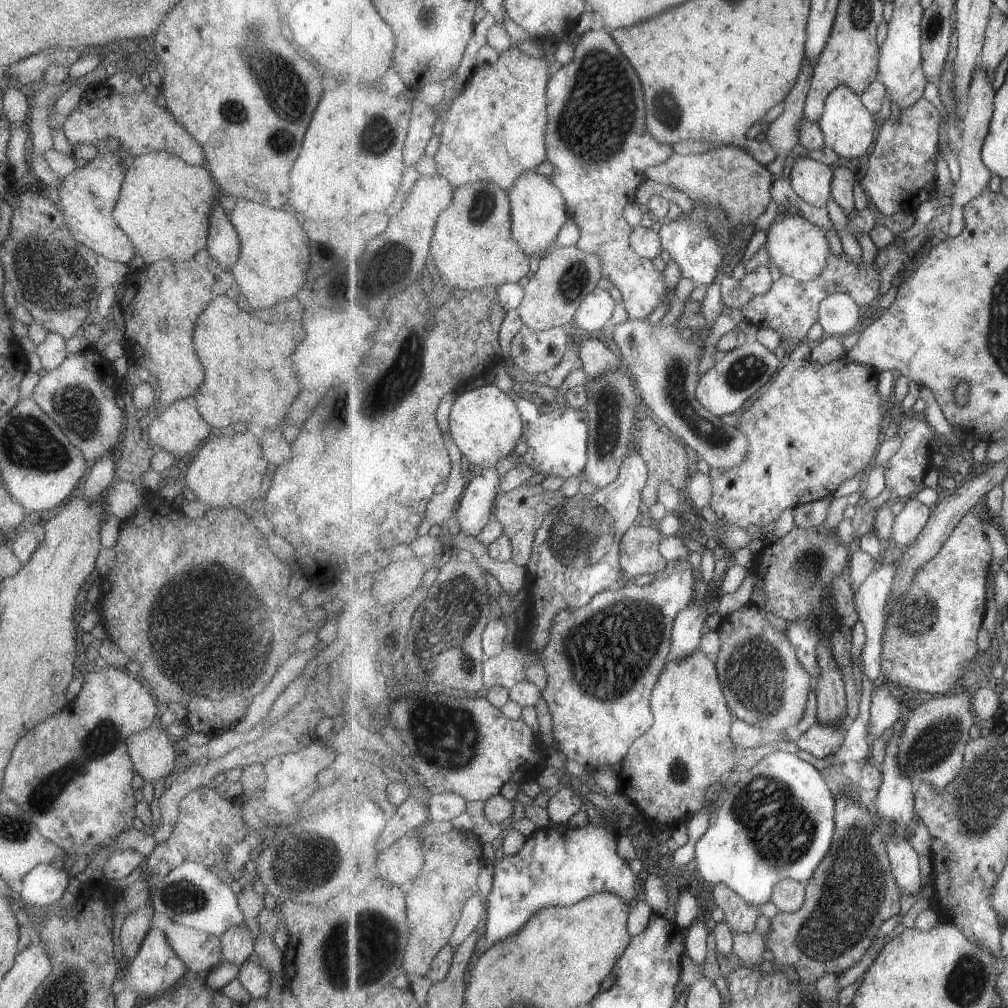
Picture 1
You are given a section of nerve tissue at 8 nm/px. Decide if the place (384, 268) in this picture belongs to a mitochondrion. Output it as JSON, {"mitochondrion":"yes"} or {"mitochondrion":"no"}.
{"mitochondrion":"yes"}

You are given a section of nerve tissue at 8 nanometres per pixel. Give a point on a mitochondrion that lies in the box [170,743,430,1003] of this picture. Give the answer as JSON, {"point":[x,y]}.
{"point":[360,951]}

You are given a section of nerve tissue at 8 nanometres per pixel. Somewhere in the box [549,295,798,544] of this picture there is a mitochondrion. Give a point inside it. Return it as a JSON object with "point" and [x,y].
{"point":[707,433]}

